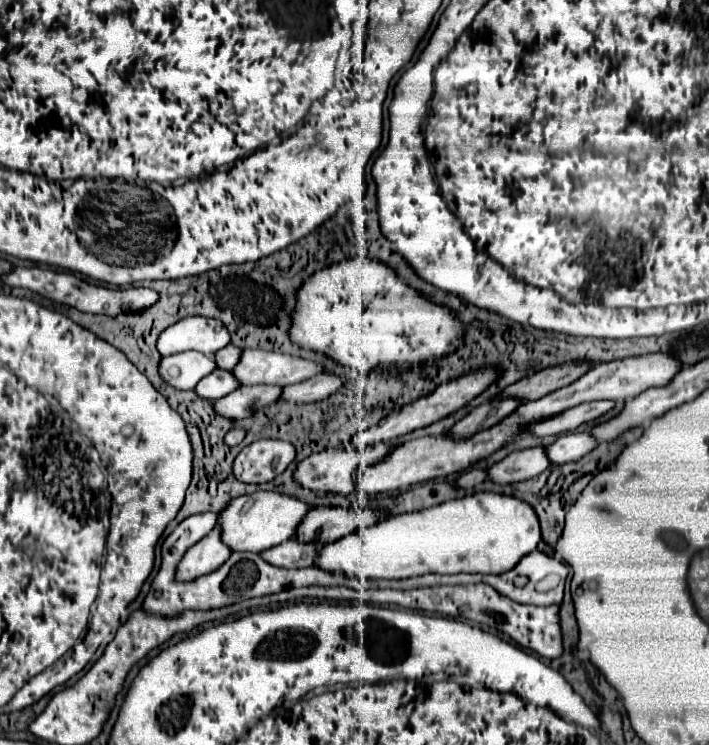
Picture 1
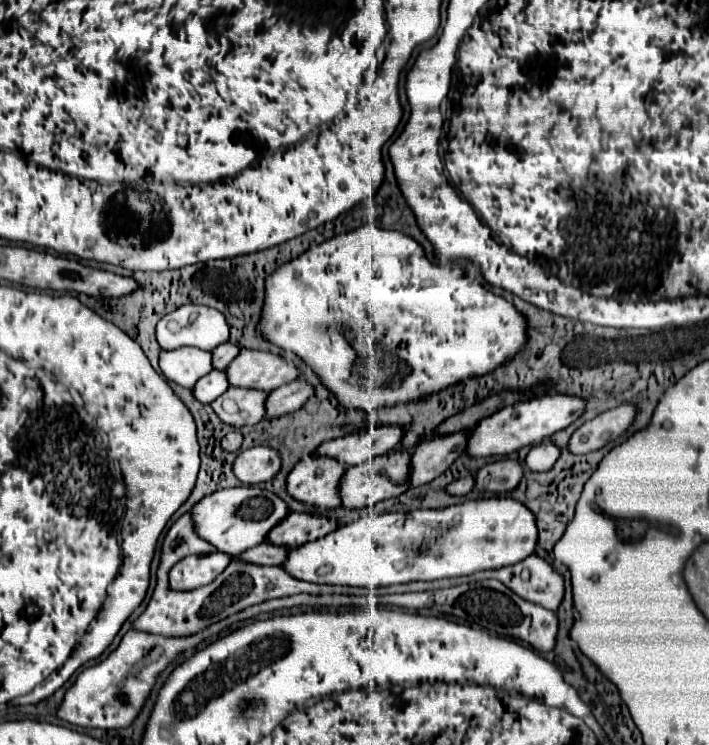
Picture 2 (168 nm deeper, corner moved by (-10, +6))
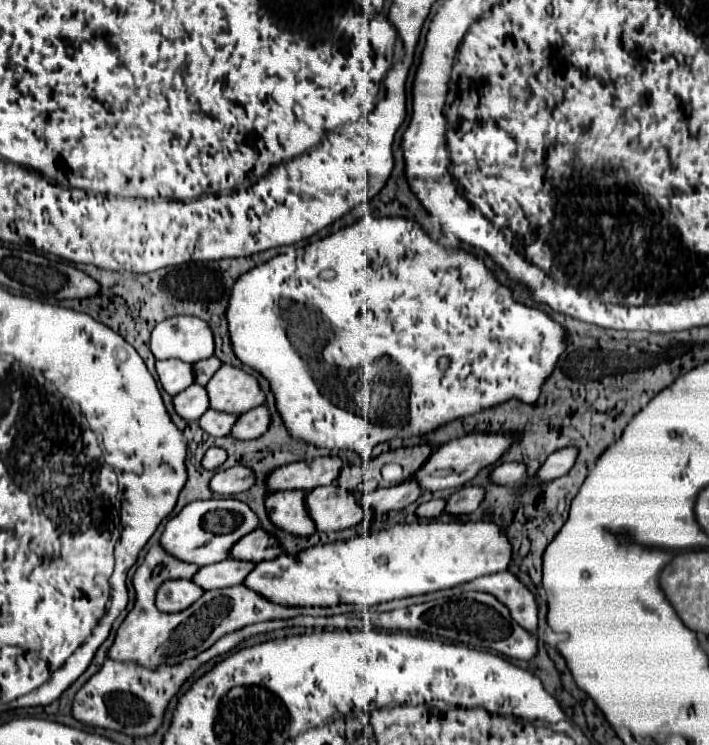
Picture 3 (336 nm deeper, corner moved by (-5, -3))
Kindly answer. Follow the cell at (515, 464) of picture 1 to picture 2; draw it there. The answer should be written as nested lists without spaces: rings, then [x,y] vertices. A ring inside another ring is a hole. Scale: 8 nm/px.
[[[503,458],[485,464],[477,474],[475,474],[475,486],[477,490],[487,490],[487,492],[511,492],[523,478],[523,464],[519,460]]]

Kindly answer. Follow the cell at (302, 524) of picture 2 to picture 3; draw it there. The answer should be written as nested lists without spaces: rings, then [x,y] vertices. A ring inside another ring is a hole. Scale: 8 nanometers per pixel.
[[[254,529],[252,533],[244,535],[230,549],[232,559],[252,561],[252,563],[268,561],[268,559],[274,559],[278,555],[280,555],[280,545],[262,529]]]

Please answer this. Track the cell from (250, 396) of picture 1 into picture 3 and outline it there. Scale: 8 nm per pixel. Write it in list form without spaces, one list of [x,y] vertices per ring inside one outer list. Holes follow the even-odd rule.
[[[208,409],[198,425],[212,437],[224,437],[230,433],[230,425],[234,425],[236,421],[236,415],[230,415],[230,413],[214,413],[212,409]]]

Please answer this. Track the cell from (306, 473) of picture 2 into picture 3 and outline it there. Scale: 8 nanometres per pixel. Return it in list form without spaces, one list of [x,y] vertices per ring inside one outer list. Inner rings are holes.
[[[286,491],[286,493],[270,493],[266,497],[266,511],[270,521],[296,537],[310,537],[316,529],[314,529],[314,521],[310,521],[310,517],[306,517],[306,505],[302,505],[302,497],[306,497],[306,493],[298,493],[298,491]]]

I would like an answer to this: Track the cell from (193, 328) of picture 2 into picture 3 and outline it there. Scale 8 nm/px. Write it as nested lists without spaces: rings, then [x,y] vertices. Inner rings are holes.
[[[170,317],[154,327],[150,351],[156,359],[196,363],[214,355],[214,337],[210,327],[198,317]]]

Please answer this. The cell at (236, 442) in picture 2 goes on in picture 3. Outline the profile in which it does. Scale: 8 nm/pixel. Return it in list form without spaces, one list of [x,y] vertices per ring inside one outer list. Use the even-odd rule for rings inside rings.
[[[212,447],[212,449],[208,449],[204,453],[202,467],[208,469],[208,471],[216,471],[224,461],[226,461],[226,451],[224,449],[218,449],[218,447]]]

